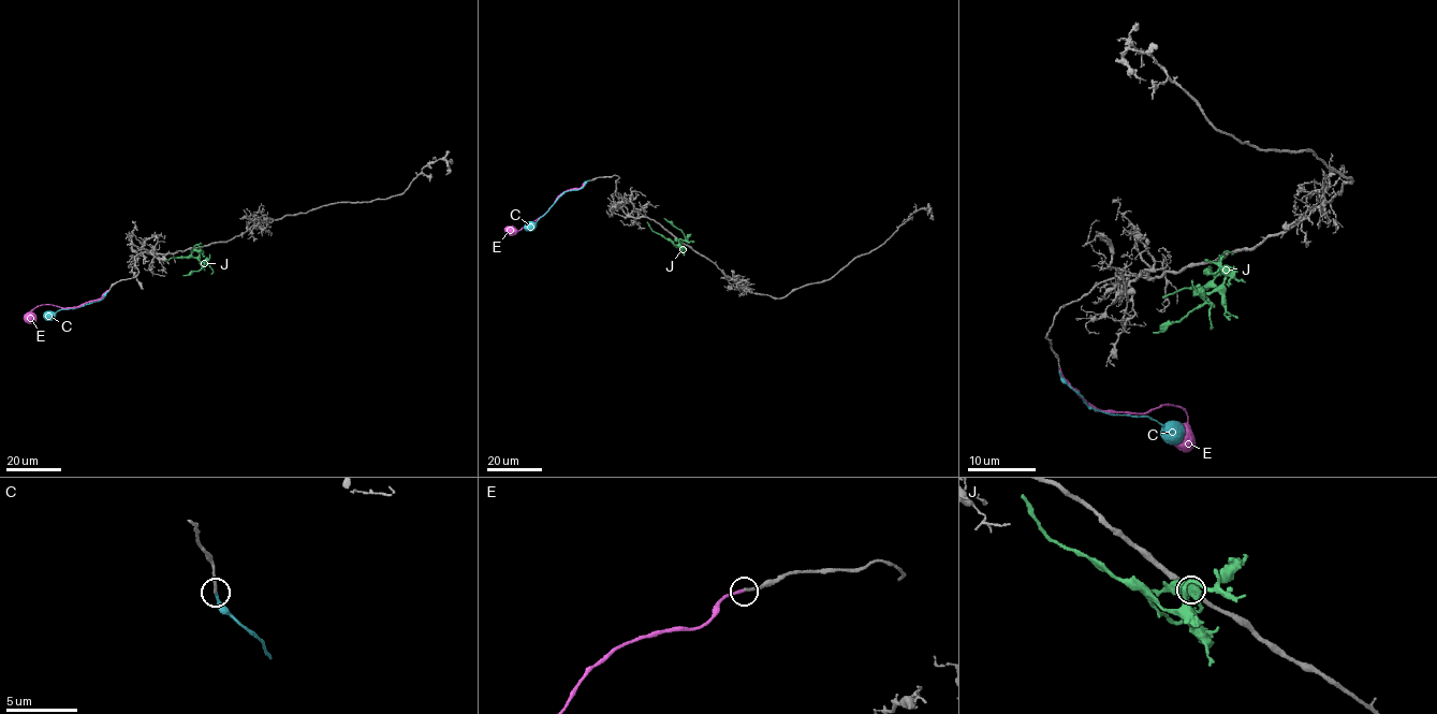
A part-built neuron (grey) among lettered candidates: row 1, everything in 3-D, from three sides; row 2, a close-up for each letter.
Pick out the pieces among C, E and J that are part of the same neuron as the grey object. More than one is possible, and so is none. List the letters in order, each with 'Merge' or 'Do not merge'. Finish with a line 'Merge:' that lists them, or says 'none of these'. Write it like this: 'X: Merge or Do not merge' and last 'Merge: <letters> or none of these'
C: Merge
E: Do not merge
J: Do not merge
Merge: C

